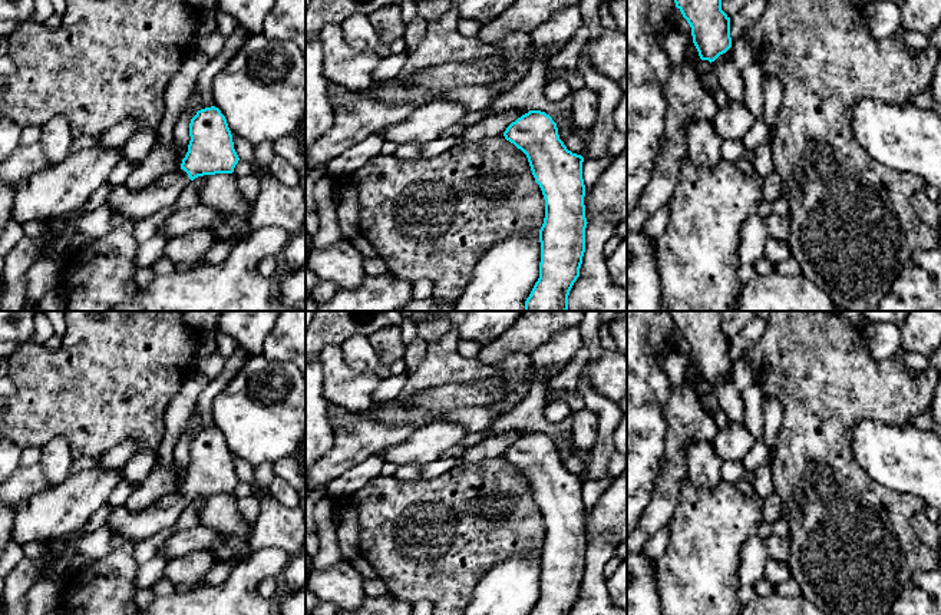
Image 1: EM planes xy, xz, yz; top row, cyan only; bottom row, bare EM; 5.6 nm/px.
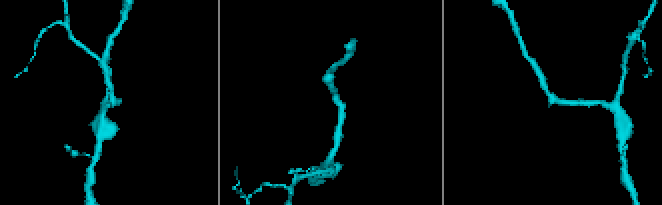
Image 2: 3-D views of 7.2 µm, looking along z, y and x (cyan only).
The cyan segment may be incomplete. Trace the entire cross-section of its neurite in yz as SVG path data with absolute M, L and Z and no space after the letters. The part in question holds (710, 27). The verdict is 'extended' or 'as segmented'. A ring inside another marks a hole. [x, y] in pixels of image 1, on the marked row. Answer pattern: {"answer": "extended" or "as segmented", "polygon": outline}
{"answer": "as segmented", "polygon": "M674 0L691 27L693 43L701 60L714 62L732 47L730 17L722 10L722 0Z"}

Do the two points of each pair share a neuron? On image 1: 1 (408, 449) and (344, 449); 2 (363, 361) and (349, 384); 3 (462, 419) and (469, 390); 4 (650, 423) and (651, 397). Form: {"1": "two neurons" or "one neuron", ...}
{"1": "two neurons", "2": "two neurons", "3": "two neurons", "4": "one neuron"}

